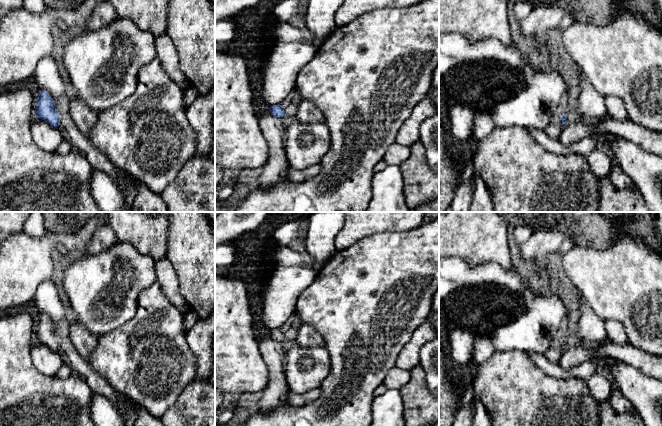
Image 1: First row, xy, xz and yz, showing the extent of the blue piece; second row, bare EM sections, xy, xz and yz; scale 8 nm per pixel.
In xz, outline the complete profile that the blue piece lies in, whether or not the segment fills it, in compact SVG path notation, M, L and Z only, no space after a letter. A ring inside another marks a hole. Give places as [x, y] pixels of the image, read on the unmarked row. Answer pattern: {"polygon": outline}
{"polygon": "M289 324L285 330L273 329L270 331L270 337L274 341L295 340L298 330L295 324Z"}

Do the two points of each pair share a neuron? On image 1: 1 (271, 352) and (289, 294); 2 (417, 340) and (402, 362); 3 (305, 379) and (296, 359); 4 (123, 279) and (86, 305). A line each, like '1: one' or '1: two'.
1: two
2: one
3: one
4: one

